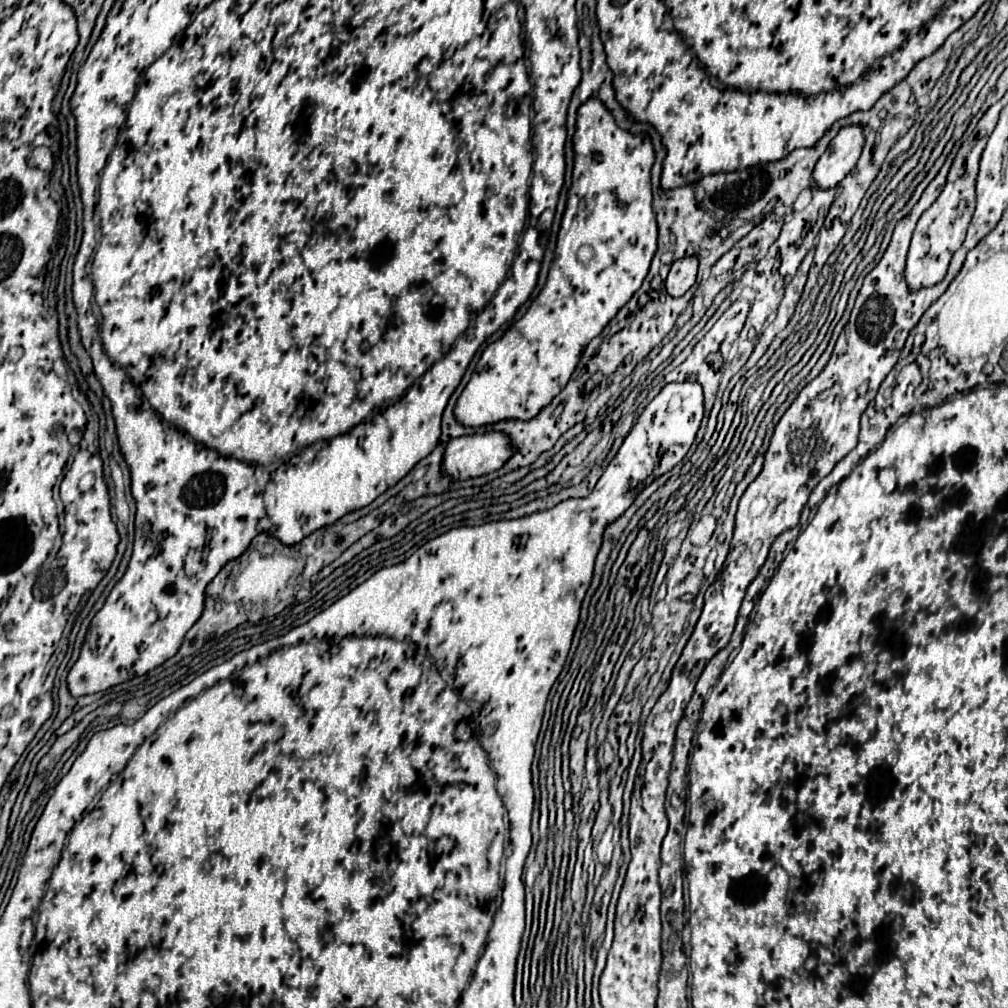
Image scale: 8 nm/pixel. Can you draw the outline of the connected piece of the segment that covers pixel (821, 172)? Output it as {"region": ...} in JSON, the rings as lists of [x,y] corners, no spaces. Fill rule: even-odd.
{"region":[[[846,126],[838,132],[838,136],[830,142],[826,154],[820,156],[812,180],[816,188],[830,190],[838,186],[856,166],[856,160],[860,158],[864,144],[862,126]]]}

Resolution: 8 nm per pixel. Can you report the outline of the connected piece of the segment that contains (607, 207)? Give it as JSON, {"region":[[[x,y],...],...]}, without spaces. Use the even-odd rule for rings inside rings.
{"region":[[[592,98],[578,110],[574,152],[574,182],[568,192],[568,206],[558,234],[556,258],[552,262],[546,286],[530,304],[524,318],[520,318],[498,342],[490,344],[482,352],[476,370],[472,372],[472,378],[462,390],[454,408],[456,420],[464,426],[478,428],[508,418],[532,420],[554,400],[554,396],[562,392],[588,342],[604,330],[604,326],[642,286],[648,274],[656,252],[658,234],[656,216],[652,210],[650,170],[654,164],[654,146],[650,138],[636,138],[630,132],[618,128],[608,108],[604,108],[600,100]],[[582,244],[590,244],[594,248],[594,258],[588,264],[576,260],[576,250]]]}

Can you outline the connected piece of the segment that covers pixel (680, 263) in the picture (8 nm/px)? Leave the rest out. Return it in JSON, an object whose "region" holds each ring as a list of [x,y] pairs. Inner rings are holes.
{"region":[[[696,256],[676,260],[670,268],[668,278],[666,278],[666,292],[674,298],[682,296],[696,282],[696,272],[698,272],[698,258]]]}

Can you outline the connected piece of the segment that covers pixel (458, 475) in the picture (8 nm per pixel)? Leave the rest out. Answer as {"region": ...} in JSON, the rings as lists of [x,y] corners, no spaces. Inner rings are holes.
{"region":[[[484,432],[484,434],[472,434],[472,436],[460,436],[456,440],[450,440],[444,450],[442,458],[442,474],[450,476],[452,480],[468,480],[468,478],[478,478],[488,472],[500,470],[510,458],[512,452],[516,452],[512,440],[504,432]]]}

